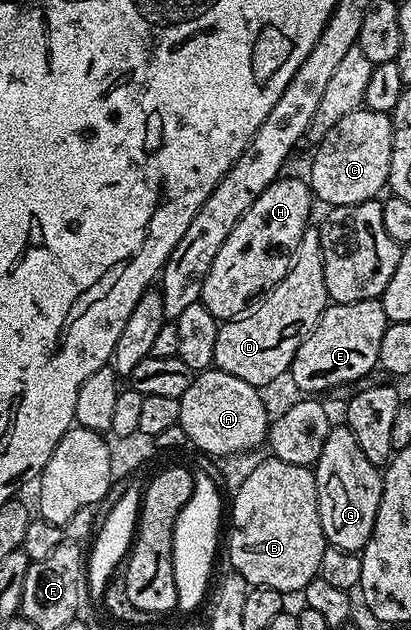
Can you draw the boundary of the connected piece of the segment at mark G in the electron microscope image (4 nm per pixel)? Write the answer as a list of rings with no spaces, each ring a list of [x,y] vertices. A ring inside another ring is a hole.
[[[346,426],[332,427],[325,446],[321,449],[321,458],[313,465],[315,485],[319,495],[319,517],[321,530],[328,545],[346,552],[362,553],[364,546],[373,534],[373,522],[383,493],[383,477],[380,469],[357,446]]]

